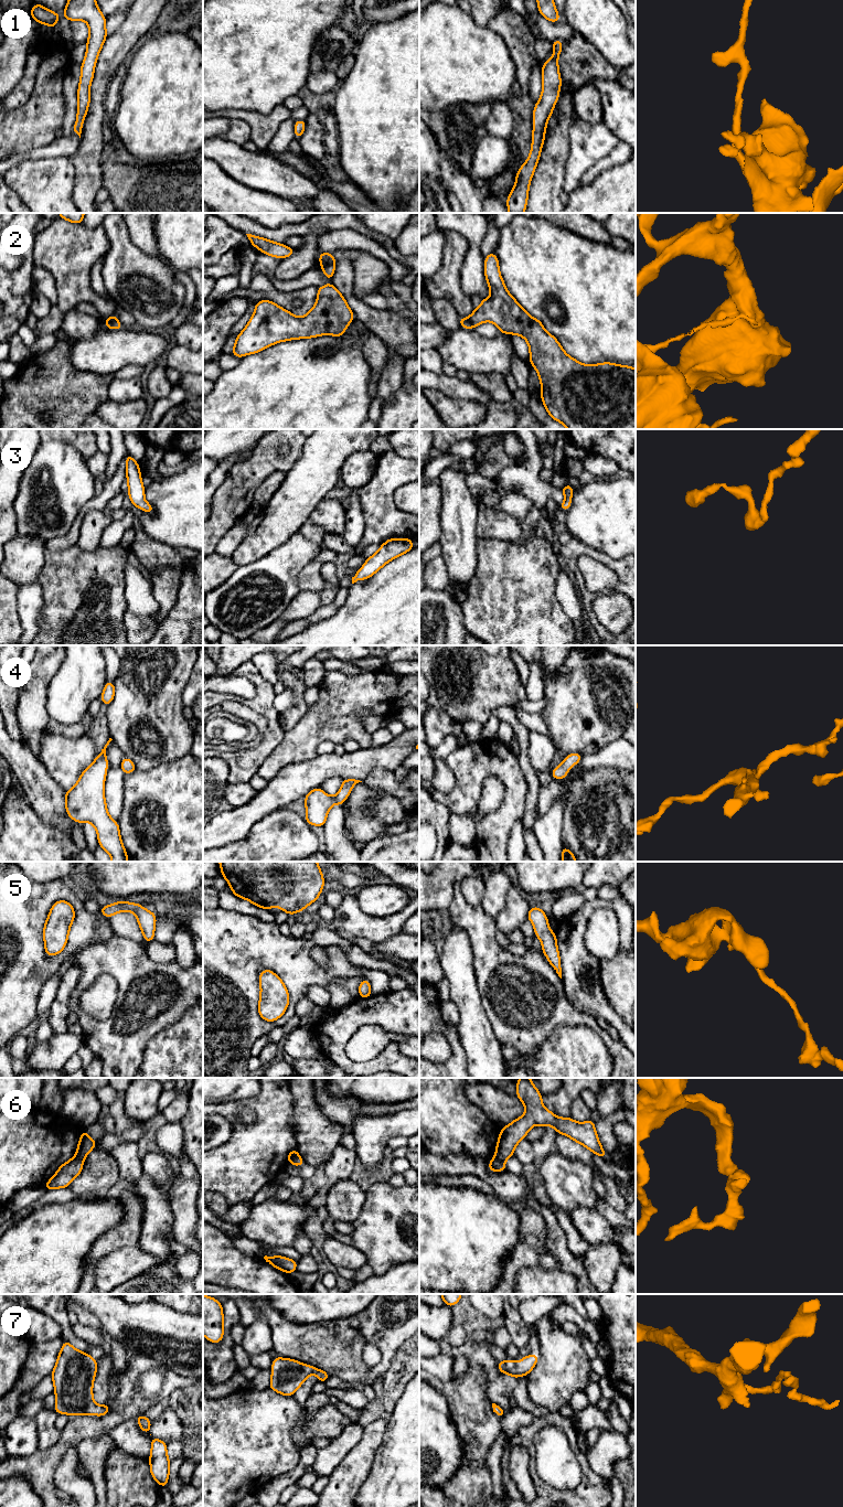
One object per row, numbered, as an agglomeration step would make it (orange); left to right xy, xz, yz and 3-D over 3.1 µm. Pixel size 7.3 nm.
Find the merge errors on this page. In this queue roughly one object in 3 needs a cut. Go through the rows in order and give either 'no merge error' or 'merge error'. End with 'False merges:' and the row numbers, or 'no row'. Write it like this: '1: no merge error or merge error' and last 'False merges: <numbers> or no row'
1: no merge error
2: merge error
3: no merge error
4: no merge error
5: no merge error
6: merge error
7: no merge error
False merges: 2, 6

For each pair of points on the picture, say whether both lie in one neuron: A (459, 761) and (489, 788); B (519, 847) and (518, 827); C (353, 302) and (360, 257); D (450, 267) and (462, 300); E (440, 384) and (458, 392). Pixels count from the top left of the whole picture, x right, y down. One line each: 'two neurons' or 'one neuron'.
A: two neurons
B: one neuron
C: two neurons
D: one neuron
E: one neuron

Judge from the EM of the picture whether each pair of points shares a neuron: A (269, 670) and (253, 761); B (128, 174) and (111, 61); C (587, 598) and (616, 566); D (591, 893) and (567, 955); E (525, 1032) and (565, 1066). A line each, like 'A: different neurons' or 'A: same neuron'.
A: different neurons
B: different neurons
C: same neuron
D: different neurons
E: different neurons

